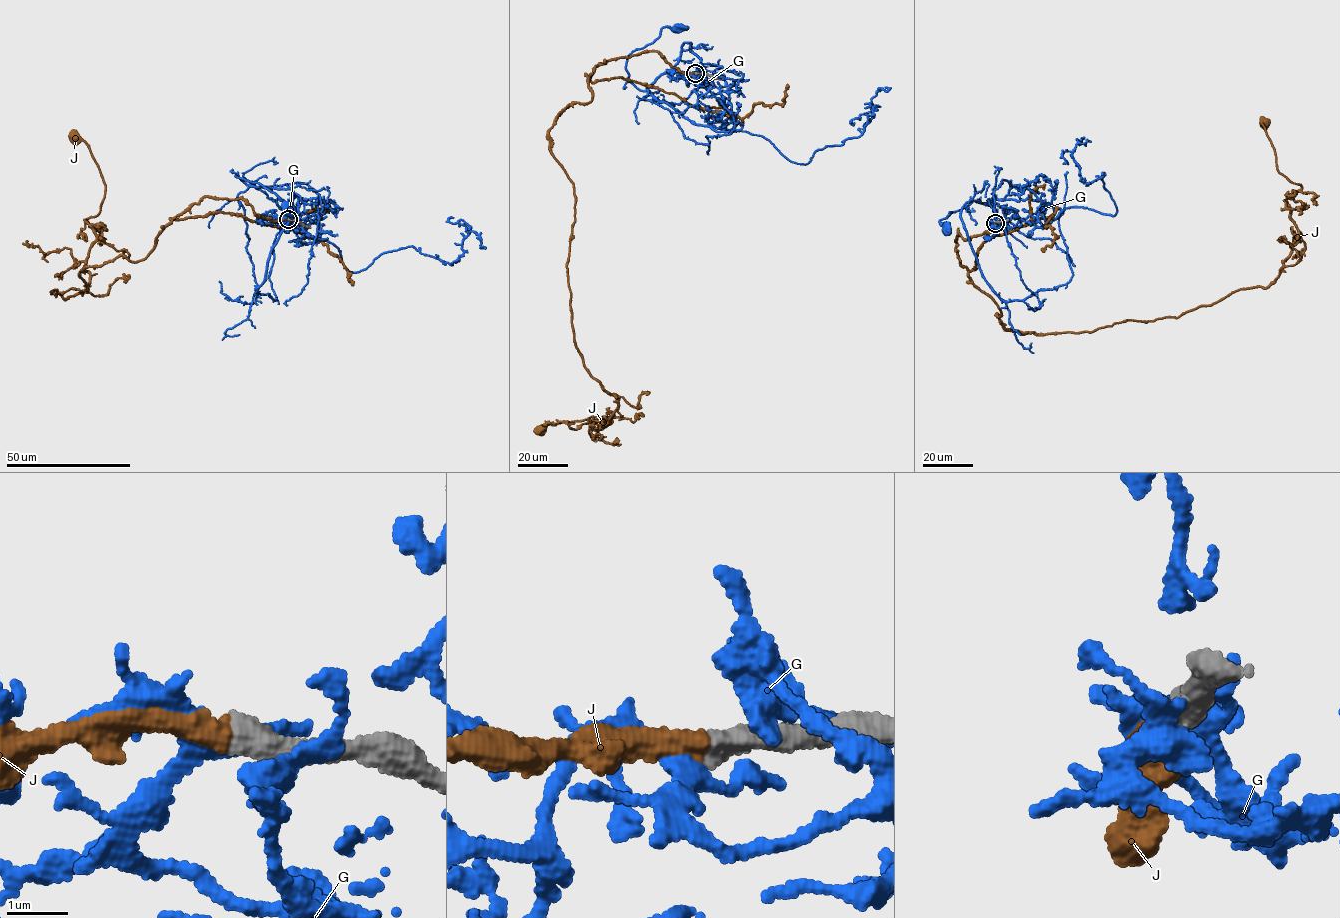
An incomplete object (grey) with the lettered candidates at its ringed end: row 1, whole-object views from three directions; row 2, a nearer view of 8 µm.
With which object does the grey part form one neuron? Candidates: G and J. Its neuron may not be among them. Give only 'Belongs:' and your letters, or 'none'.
Belongs: J

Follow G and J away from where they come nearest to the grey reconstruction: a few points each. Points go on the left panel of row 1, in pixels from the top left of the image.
G: (290, 219), (285, 224), (305, 223), (302, 242), (315, 241), (265, 193), (235, 176), (261, 184), (287, 206)
J: (288, 219), (207, 196), (144, 259), (55, 297), (90, 281), (104, 196), (75, 137)

